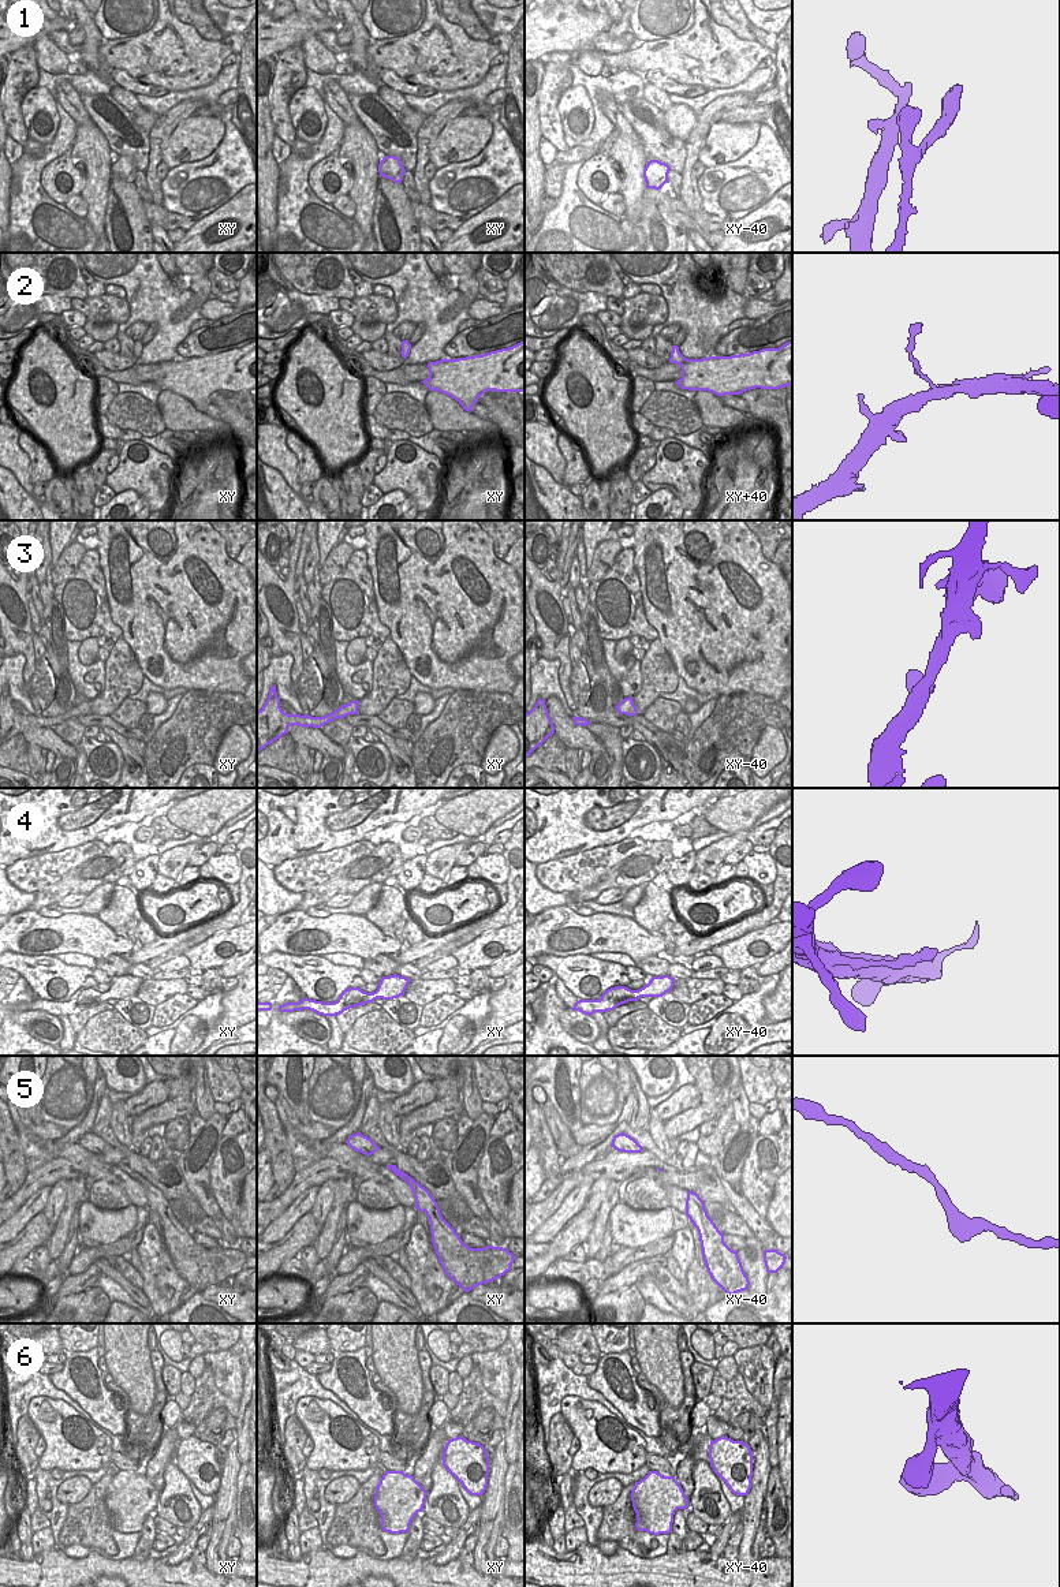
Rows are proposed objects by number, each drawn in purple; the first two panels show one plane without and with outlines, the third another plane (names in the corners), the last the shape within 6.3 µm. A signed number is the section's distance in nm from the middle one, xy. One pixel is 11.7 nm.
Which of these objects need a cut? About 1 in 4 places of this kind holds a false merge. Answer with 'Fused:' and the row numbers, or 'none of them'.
Fused: none of them.

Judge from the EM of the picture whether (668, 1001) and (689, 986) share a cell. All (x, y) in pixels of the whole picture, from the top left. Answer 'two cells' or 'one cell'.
two cells

